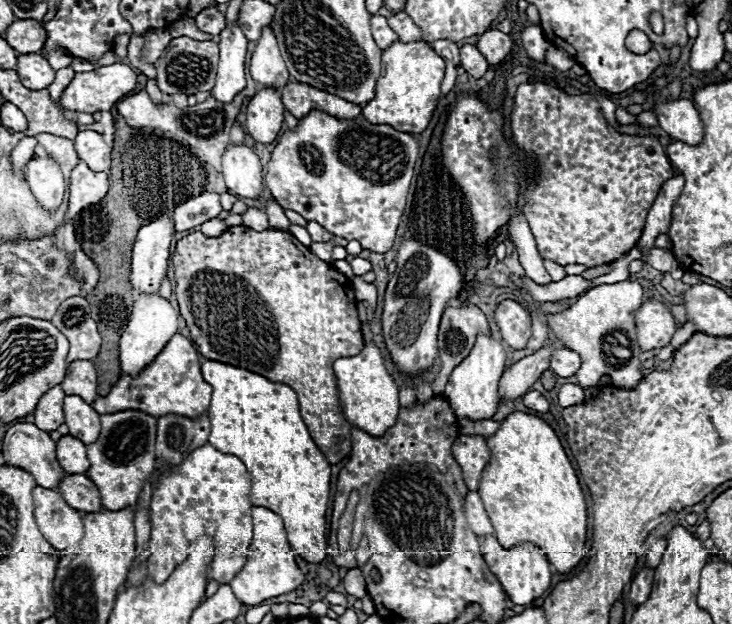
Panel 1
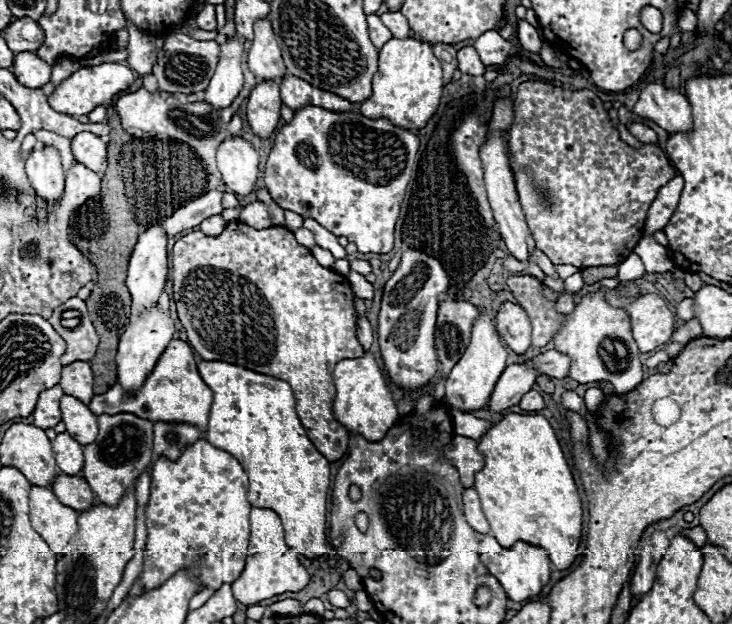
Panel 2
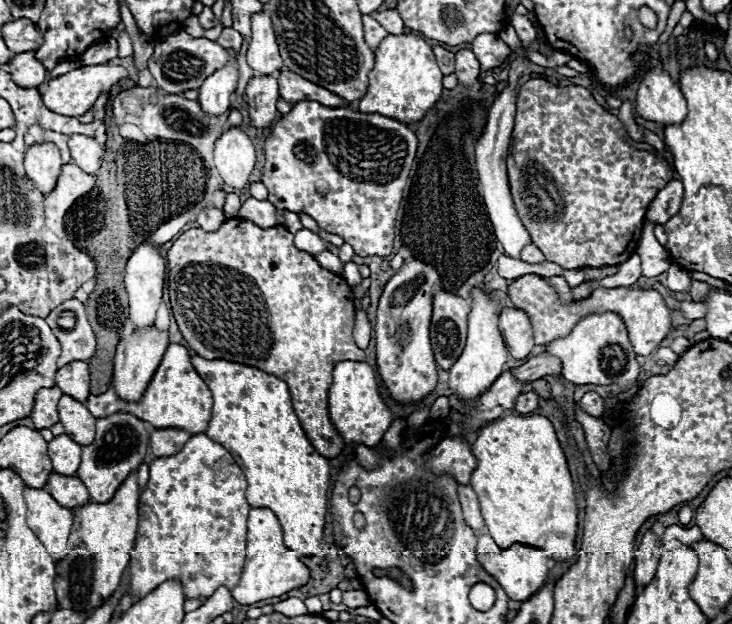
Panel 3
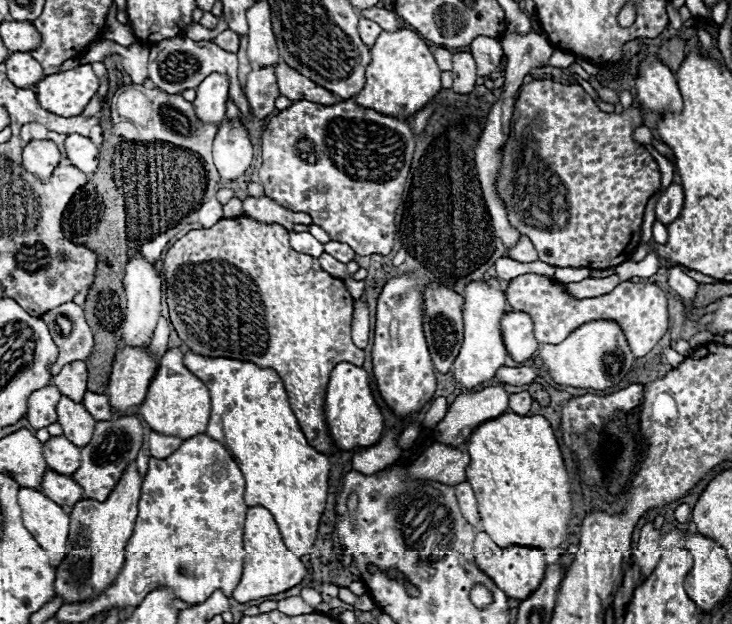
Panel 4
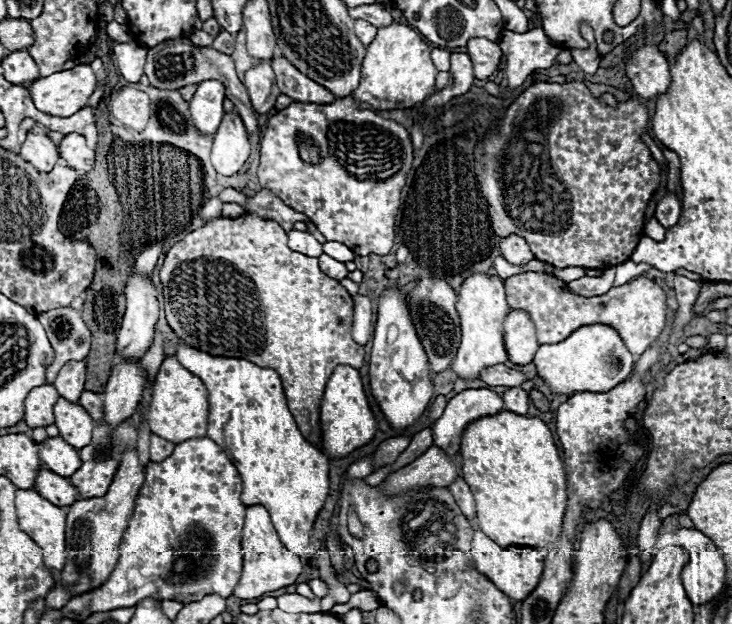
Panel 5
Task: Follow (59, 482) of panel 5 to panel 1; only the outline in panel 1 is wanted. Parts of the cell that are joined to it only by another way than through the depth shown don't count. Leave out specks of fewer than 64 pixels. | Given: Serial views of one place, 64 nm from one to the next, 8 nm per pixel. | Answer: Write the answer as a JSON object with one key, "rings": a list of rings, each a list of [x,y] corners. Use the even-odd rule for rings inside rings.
{"rings":[[[68,474],[58,490],[66,496],[66,502],[74,504],[80,512],[100,512],[104,508],[98,486],[86,474]]]}

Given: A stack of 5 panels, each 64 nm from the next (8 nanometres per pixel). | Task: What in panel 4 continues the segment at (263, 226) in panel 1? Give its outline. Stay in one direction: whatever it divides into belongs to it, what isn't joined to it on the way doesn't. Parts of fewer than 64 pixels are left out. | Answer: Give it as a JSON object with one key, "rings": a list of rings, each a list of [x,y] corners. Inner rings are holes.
{"rings":[[[262,196],[262,198],[246,198],[242,202],[242,214],[250,216],[252,220],[258,220],[262,224],[282,224],[286,230],[292,230],[292,224],[304,224],[312,226],[312,218],[304,212],[290,212],[288,208],[282,208],[274,204],[274,200]]]}

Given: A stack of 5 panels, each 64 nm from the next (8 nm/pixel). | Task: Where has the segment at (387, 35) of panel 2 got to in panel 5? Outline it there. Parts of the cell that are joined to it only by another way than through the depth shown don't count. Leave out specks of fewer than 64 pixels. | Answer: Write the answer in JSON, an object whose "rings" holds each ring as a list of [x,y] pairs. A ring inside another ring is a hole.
{"rings":[[[356,20],[354,30],[356,30],[356,36],[362,40],[364,46],[370,46],[370,42],[374,40],[374,36],[376,36],[376,32],[378,32],[378,28],[372,26],[372,24],[366,22],[366,20]]]}

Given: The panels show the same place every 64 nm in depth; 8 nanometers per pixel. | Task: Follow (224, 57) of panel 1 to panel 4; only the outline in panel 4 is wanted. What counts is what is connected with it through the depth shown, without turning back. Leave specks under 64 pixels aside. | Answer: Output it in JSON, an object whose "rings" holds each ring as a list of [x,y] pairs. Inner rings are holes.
{"rings":[[[210,74],[198,88],[194,108],[202,122],[222,122],[226,118],[230,80],[226,74]]]}

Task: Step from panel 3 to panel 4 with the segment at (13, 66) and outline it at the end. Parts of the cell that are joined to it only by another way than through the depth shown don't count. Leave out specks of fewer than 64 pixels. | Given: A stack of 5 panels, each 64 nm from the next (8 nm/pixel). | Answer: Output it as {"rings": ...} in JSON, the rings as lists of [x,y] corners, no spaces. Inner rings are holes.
{"rings":[[[14,52],[4,64],[8,78],[18,84],[18,88],[32,88],[44,78],[42,66],[32,58],[30,52]]]}

